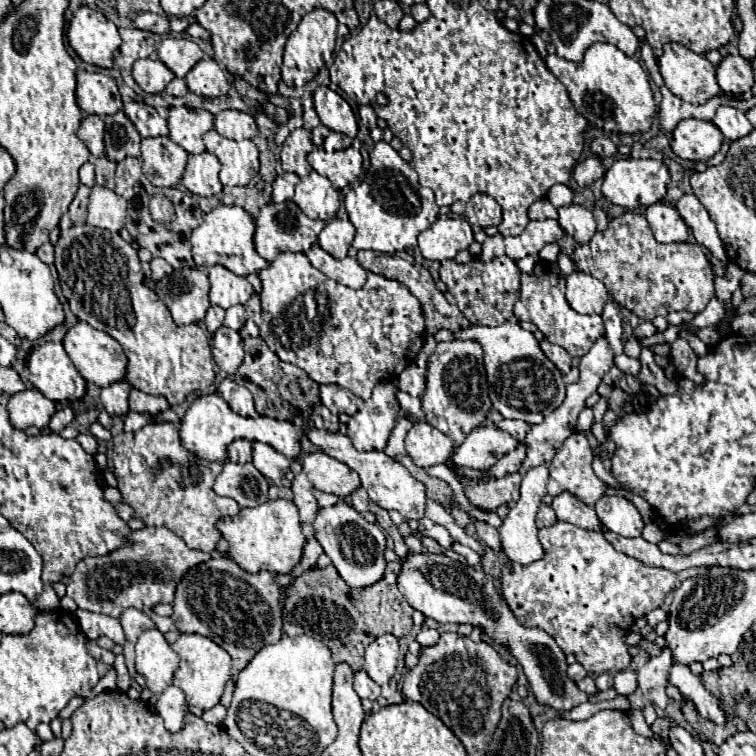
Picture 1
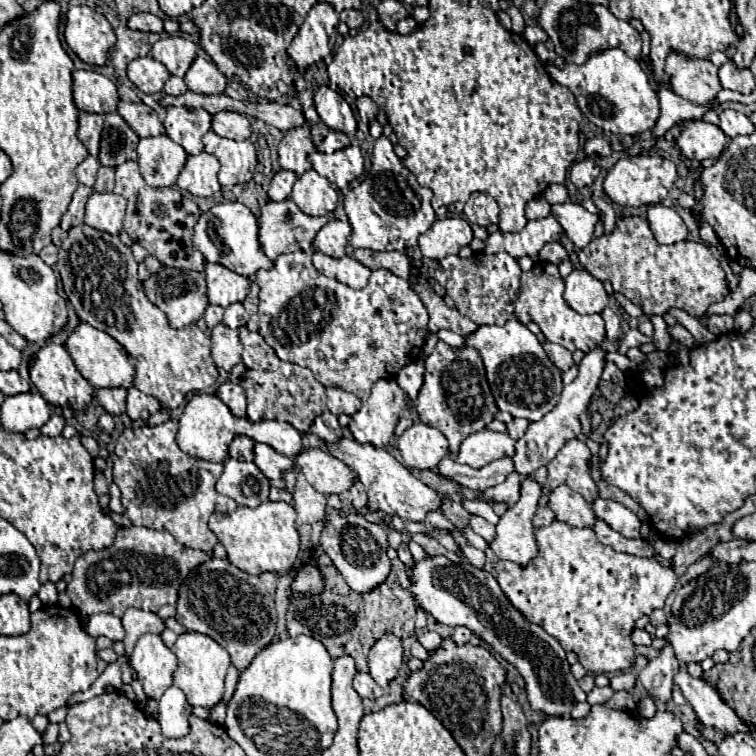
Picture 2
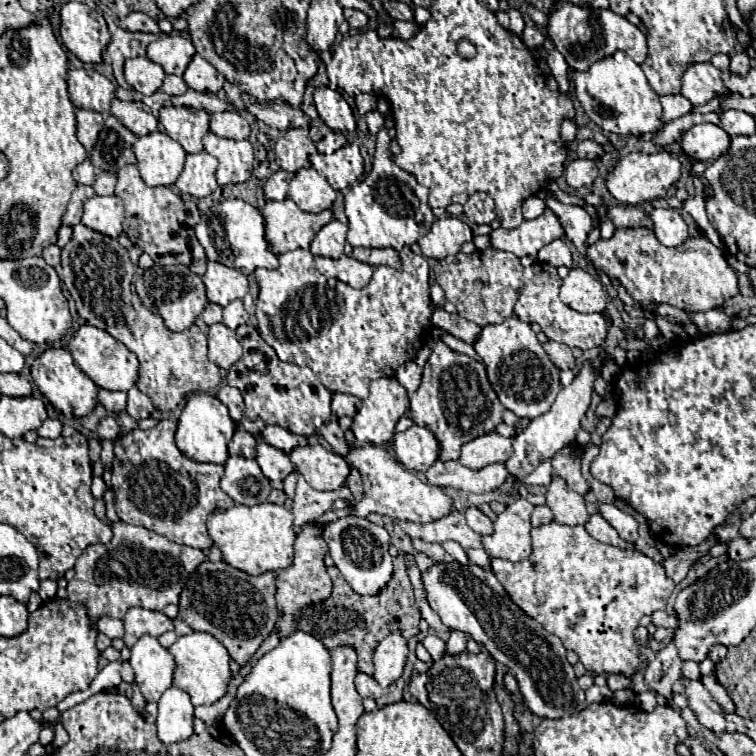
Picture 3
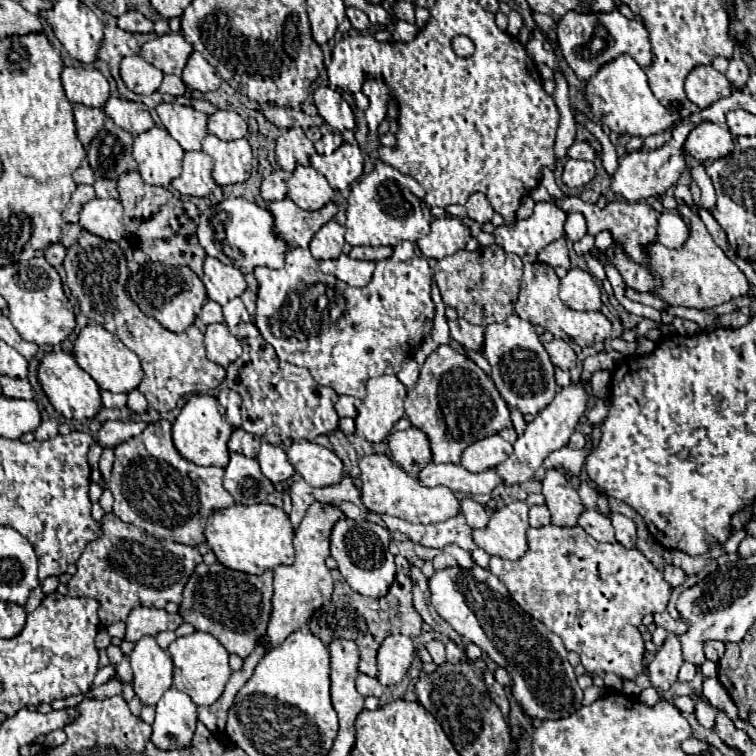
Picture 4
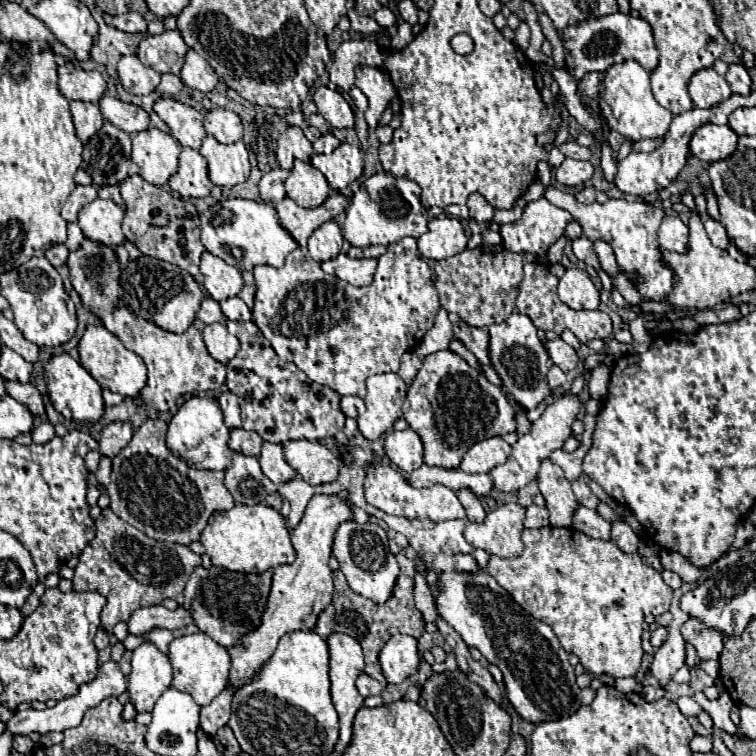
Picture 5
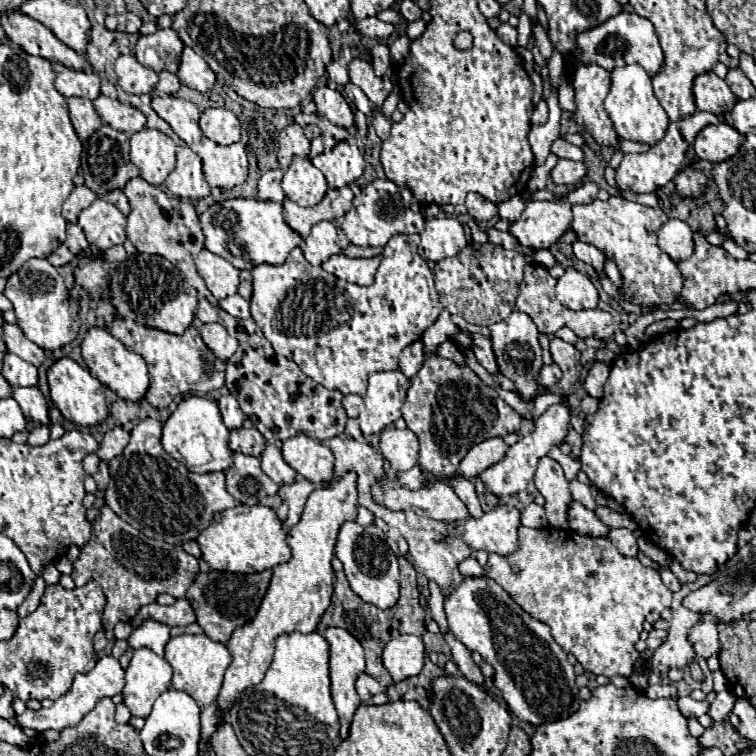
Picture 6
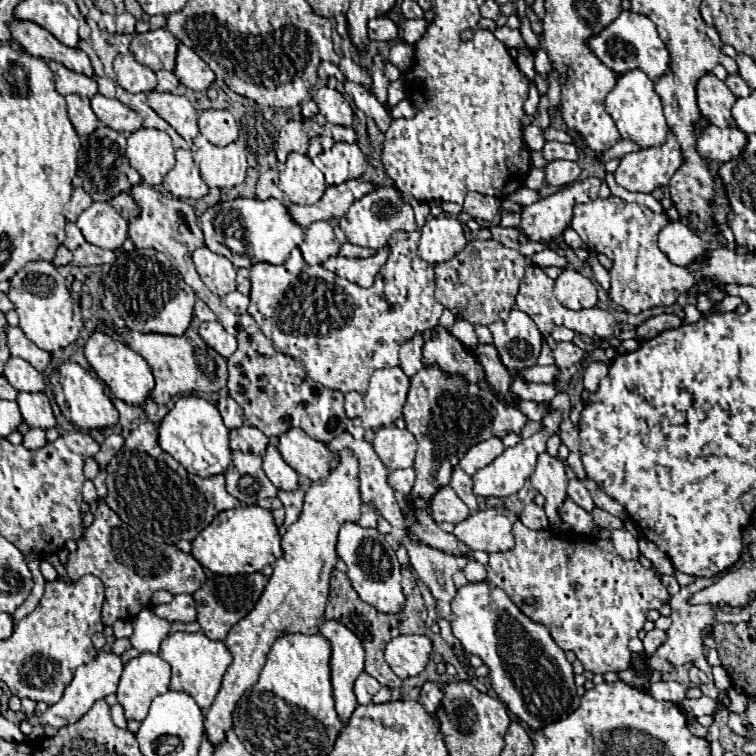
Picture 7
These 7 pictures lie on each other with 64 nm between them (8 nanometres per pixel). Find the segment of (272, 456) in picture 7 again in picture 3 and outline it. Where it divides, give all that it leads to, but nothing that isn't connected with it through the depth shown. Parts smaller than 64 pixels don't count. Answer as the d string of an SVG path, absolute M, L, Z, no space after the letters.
M266 442L258 444L256 460L264 472L264 476L272 482L282 482L290 472L294 472L294 466L286 452L280 452L278 448L272 448Z

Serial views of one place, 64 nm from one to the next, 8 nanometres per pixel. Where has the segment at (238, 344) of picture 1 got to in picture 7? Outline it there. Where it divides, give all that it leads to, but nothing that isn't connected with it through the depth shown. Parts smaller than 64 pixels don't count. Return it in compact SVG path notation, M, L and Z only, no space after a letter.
M202 322L198 334L210 348L214 348L224 358L230 358L236 350L236 338L228 334L220 322Z

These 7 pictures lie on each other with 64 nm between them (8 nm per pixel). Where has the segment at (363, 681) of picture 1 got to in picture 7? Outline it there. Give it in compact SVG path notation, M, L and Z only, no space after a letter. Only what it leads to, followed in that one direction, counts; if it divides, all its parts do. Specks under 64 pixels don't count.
M362 672L356 682L354 682L354 694L356 694L356 700L358 704L370 704L372 702L372 696L380 690L380 682L372 676L368 676L366 672Z

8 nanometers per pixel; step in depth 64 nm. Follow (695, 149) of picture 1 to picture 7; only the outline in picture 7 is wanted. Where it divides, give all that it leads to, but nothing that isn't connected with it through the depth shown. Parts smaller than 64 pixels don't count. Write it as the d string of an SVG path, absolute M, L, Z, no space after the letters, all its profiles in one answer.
M708 124L698 138L698 152L706 160L714 162L728 162L744 150L746 144L746 134L734 126L728 128L718 128L714 124Z

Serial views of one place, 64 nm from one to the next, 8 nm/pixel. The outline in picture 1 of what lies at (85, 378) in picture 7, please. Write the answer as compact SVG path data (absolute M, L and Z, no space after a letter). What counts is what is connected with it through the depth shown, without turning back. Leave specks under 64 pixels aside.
M44 342L32 350L28 380L54 402L76 402L86 396L86 380L74 368L62 342Z

